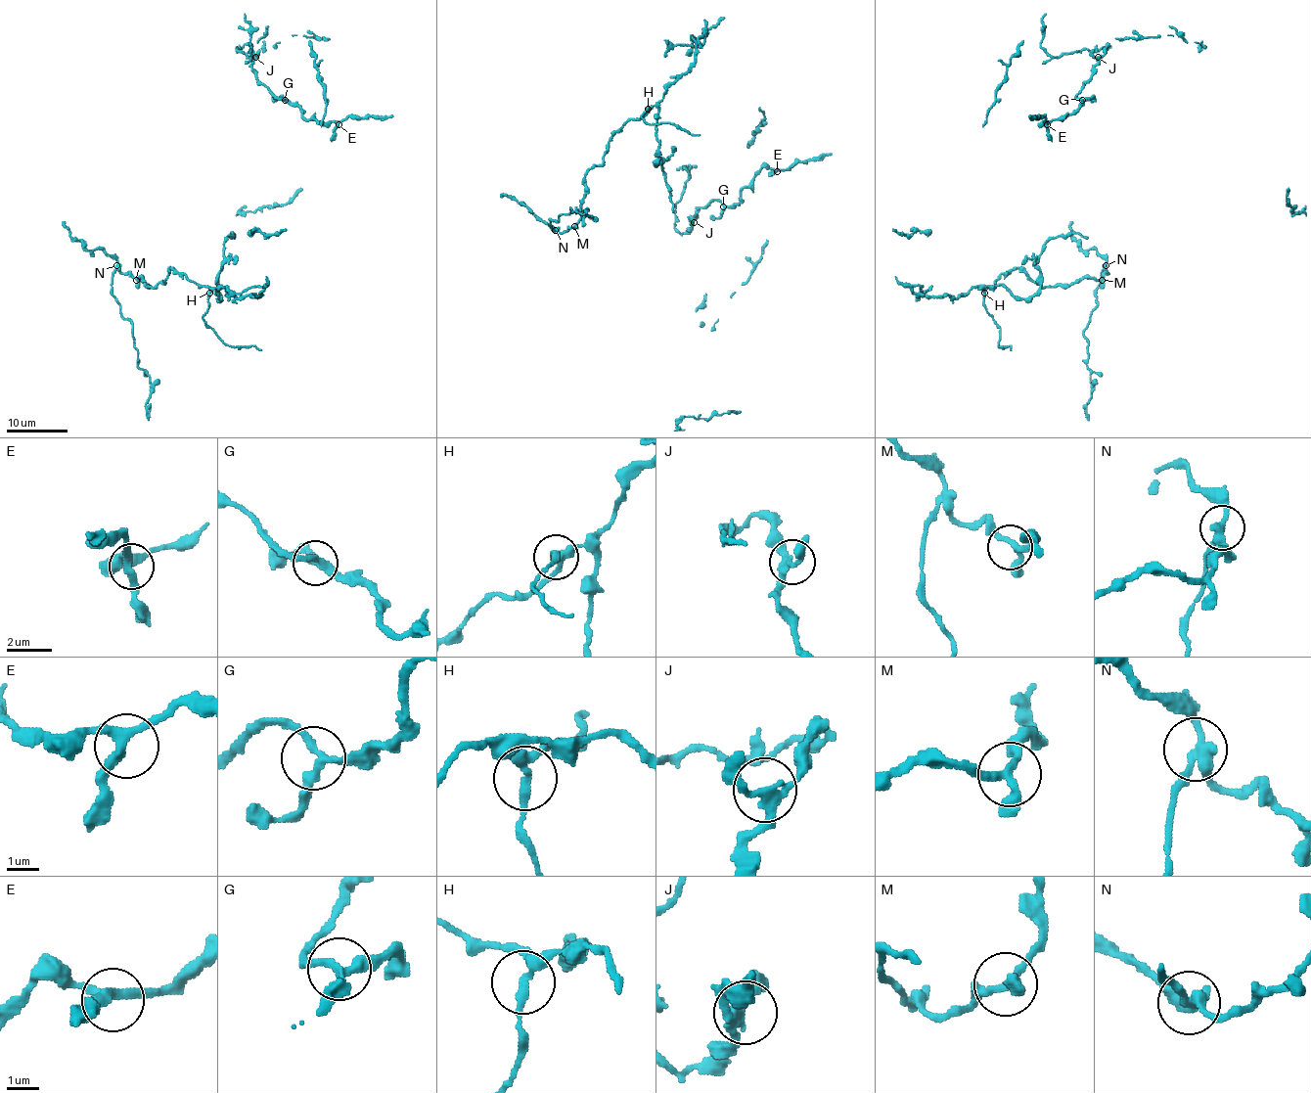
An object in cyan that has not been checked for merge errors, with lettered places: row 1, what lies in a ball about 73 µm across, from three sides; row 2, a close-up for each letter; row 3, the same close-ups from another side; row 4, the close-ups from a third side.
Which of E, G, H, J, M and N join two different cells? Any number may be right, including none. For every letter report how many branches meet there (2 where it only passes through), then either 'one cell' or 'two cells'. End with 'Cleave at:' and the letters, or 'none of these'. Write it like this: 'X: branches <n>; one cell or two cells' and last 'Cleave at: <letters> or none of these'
E: branches 3; one cell
G: branches 3; one cell
H: branches 3; two cells
J: branches 3; one cell
M: branches 3; one cell
N: branches 3; two cells
Cleave at: H, N

